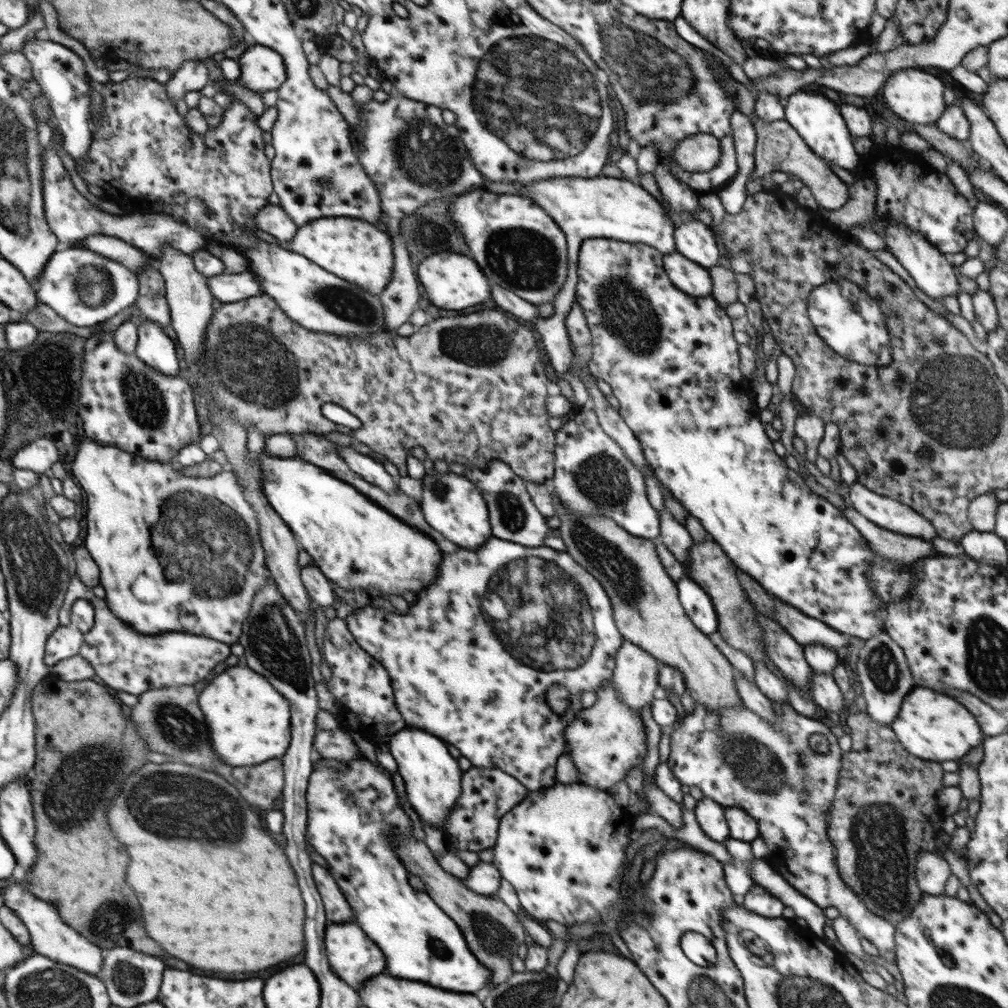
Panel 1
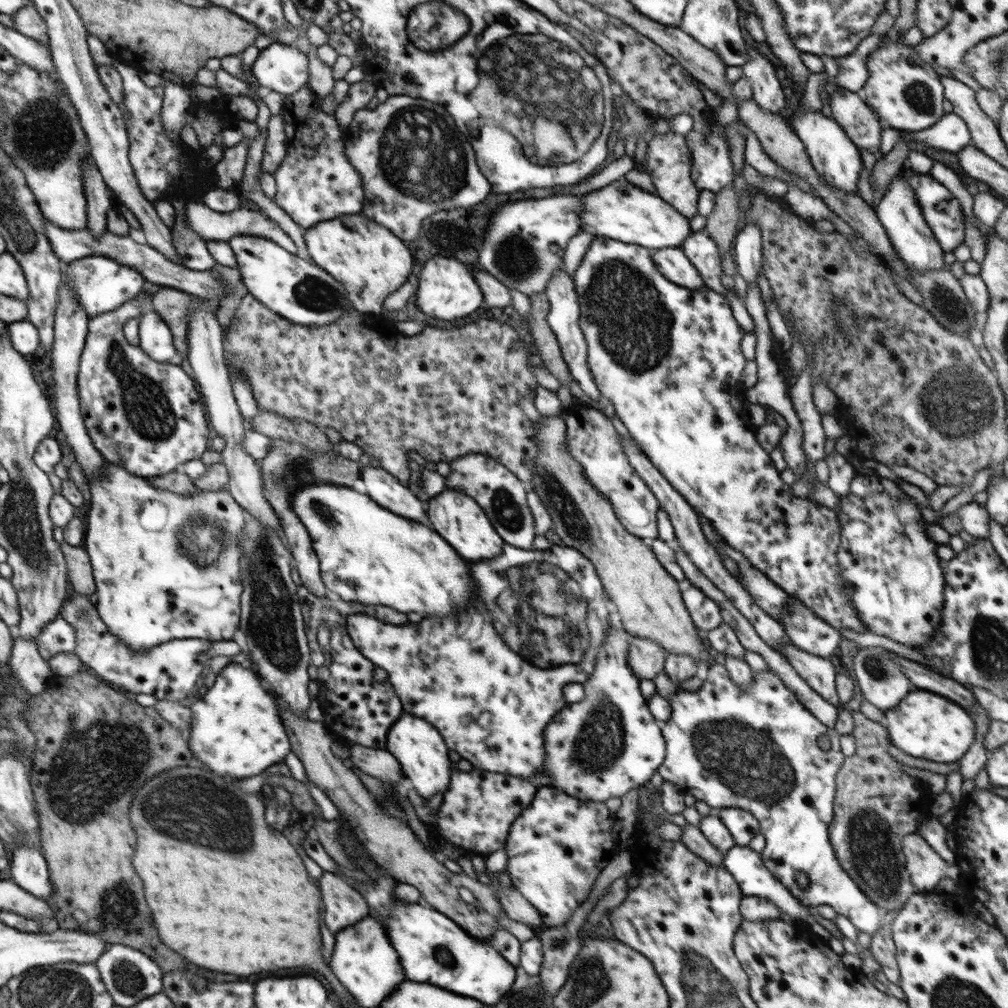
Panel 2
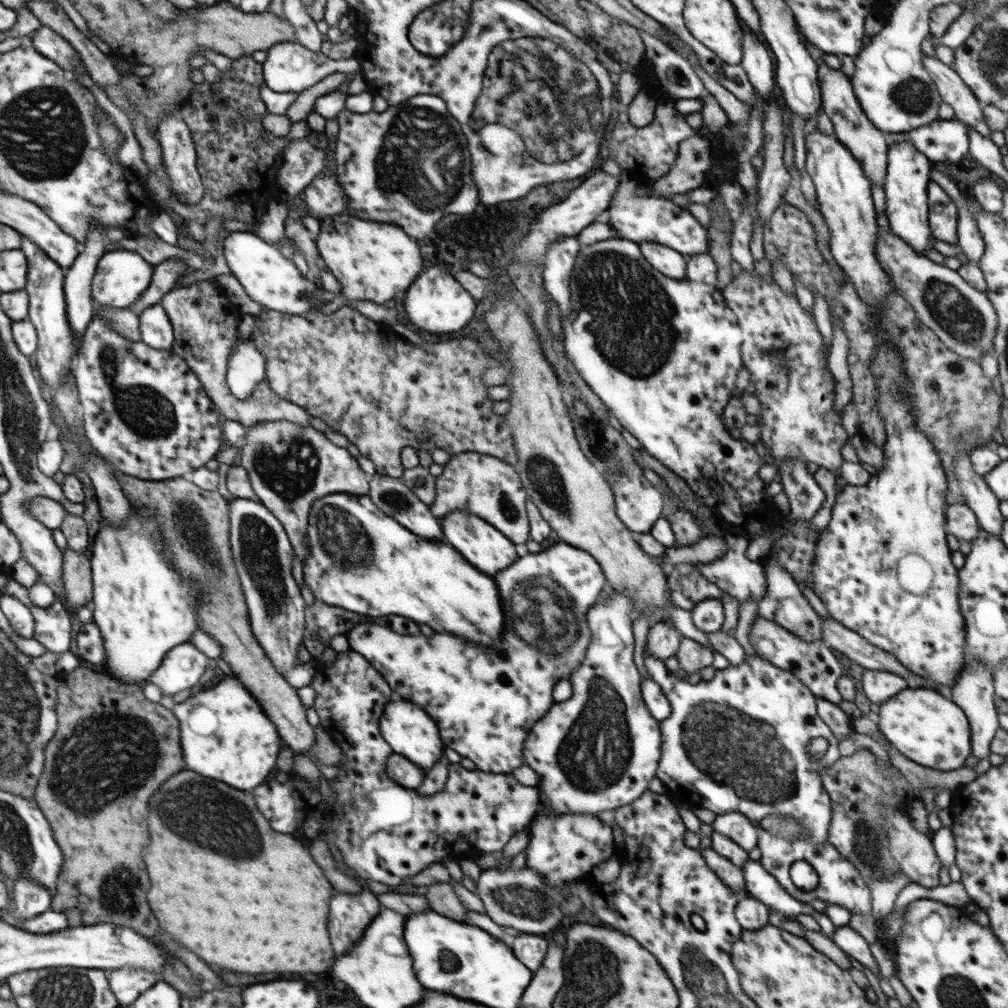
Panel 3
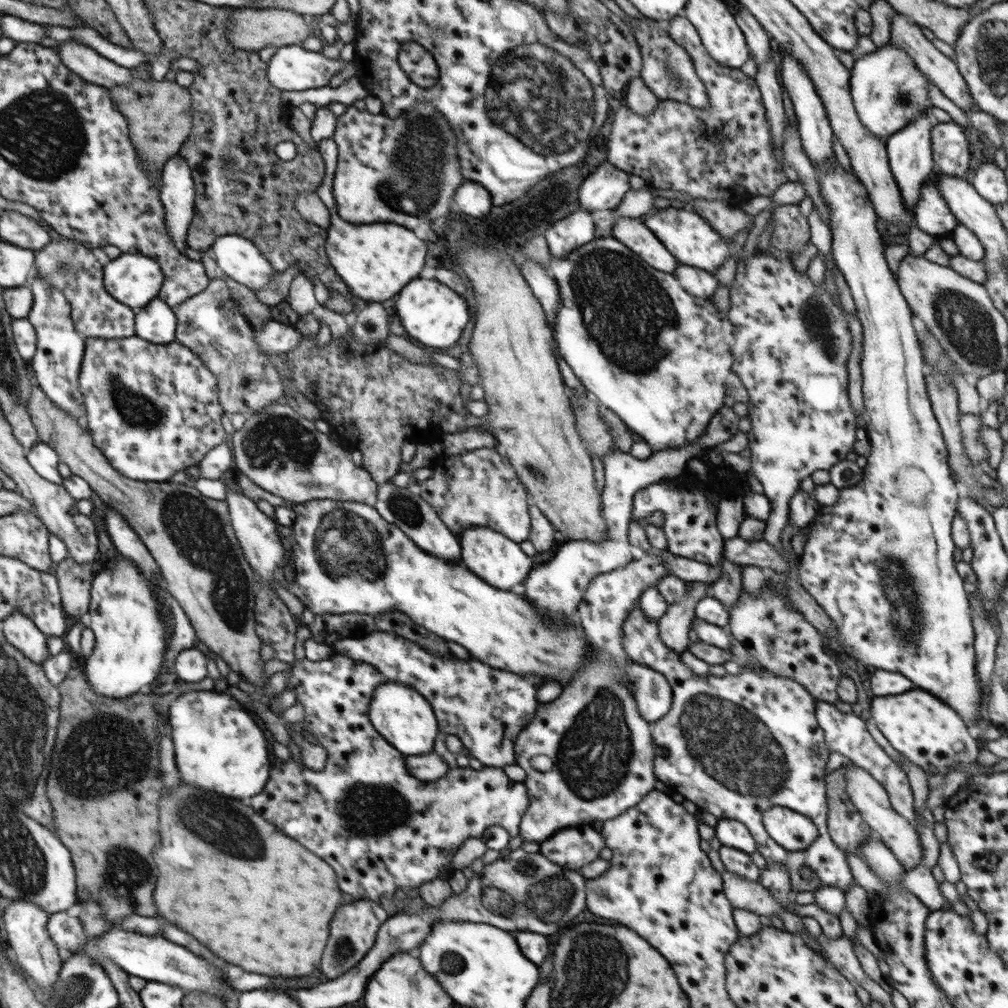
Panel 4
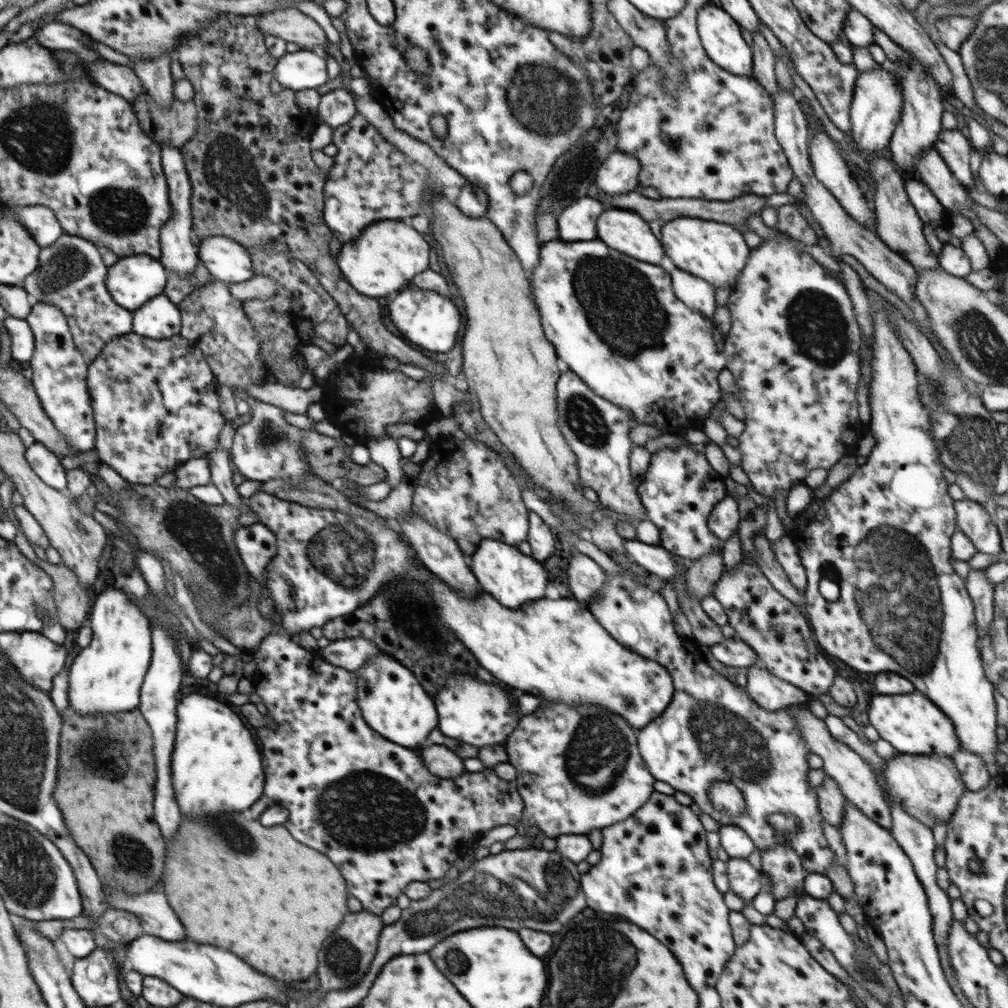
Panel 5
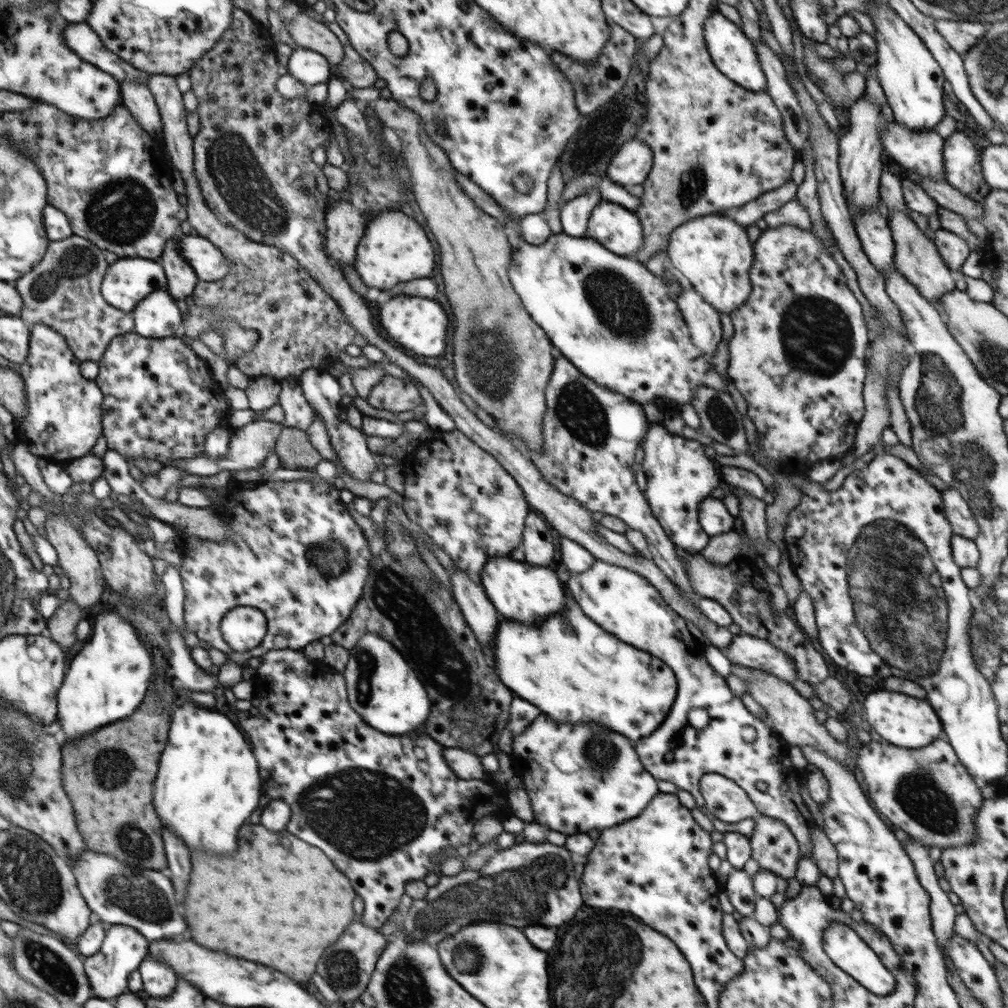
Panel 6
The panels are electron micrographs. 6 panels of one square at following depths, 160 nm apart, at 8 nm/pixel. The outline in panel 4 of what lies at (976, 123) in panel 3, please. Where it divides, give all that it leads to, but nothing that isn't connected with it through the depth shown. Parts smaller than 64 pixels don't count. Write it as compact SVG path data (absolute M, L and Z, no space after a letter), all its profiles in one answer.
M898 13L892 16L890 28L893 43L897 44L898 48L907 52L907 55L915 62L915 65L926 76L930 83L937 86L940 92L952 100L961 110L978 110L977 106L973 106L973 97L969 93L967 82L960 74L956 62L936 49L931 40L926 39L920 25L910 22L904 15Z

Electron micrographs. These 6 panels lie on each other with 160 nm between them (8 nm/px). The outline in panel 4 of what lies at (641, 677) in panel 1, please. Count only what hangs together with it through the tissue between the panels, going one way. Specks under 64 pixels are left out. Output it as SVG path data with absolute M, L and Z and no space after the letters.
M689 582L685 597L669 605L657 620L661 639L667 647L679 653L688 649L691 643L688 631L696 618L696 605L707 596L709 585L705 582Z

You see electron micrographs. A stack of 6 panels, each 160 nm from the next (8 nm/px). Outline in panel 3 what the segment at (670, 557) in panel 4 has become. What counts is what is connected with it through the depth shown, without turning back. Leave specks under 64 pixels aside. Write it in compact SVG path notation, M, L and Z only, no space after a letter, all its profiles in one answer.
M736 535L727 538L727 553L709 563L695 563L695 567L710 582L739 602L760 602L765 595L766 575L762 561L751 561L746 552L750 540Z

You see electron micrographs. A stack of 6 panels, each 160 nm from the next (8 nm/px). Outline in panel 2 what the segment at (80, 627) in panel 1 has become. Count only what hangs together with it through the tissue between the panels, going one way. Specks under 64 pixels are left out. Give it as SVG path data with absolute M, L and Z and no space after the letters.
M60 614L37 636L39 653L48 660L55 654L72 652L76 648L75 628Z

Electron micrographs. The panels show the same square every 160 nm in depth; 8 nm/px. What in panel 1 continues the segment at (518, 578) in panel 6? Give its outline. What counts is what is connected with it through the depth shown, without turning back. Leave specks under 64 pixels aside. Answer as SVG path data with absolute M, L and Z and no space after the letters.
M435 470L432 473L425 474L423 479L422 489L422 501L420 507L425 521L439 534L442 534L444 538L452 540L454 544L462 546L462 548L468 548L468 550L476 550L476 548L482 546L488 538L492 538L491 524L489 519L489 510L486 506L486 501L482 497L481 491L473 483L463 475L456 475L449 472L438 472Z

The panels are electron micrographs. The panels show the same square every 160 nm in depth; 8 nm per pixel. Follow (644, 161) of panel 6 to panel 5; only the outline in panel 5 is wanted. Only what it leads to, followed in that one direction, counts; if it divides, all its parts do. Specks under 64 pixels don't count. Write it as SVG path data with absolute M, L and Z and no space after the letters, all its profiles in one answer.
M614 151L600 165L594 185L603 195L621 195L639 186L641 164L636 157L624 151Z

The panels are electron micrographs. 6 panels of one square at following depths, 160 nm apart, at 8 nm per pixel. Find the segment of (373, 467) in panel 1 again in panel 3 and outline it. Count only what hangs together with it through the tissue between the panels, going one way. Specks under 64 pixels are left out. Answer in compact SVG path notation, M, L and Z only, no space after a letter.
M375 473L370 479L369 493L367 495L370 496L370 501L374 502L378 509L386 513L386 516L391 516L402 524L404 528L410 529L410 532L428 540L445 540L441 520L432 514L430 508L423 504L400 478L392 478L391 476L382 476Z

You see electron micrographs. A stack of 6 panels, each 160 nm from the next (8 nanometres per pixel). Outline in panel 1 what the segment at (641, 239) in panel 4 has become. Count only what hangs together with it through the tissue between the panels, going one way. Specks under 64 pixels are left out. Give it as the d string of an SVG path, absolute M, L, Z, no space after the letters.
M677 251L664 255L663 264L670 281L681 292L695 298L712 296L713 285L709 268L692 263Z

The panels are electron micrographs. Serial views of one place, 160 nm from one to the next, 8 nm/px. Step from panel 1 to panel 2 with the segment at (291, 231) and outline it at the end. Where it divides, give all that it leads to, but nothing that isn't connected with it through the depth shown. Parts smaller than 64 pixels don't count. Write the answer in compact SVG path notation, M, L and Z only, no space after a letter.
M188 202L185 209L186 212L184 216L186 216L186 221L184 221L184 224L186 224L200 240L204 240L204 242L208 242L208 240L230 241L234 236L239 235L260 236L266 240L272 240L275 244L278 244L278 246L290 252L292 255L297 255L298 253L294 240L292 240L286 232L283 232L277 223L270 220L262 210L254 211L244 207L237 208L235 211L222 213L210 209L203 202Z

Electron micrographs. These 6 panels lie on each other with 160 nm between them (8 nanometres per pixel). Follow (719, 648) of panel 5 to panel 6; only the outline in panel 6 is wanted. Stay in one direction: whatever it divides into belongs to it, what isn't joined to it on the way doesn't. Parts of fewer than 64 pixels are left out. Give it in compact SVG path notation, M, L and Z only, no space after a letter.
M742 633L733 635L732 642L723 652L732 663L765 670L787 683L799 678L795 662L769 640Z

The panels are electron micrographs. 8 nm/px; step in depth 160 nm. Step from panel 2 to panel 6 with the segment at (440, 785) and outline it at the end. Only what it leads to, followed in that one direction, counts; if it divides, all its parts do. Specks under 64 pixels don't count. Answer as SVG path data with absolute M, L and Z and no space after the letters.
M368 632L349 648L348 662L342 671L347 686L350 707L374 730L396 736L408 736L426 724L430 715L430 700L414 670L402 654L380 636Z

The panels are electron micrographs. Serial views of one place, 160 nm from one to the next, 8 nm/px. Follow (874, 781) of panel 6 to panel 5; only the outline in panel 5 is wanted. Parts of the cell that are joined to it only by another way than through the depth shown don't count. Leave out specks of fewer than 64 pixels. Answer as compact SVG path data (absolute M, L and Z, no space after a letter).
M897 752L895 755L892 760L885 760L884 776L880 778L887 800L897 802L904 812L930 829L936 822L947 825L957 809L960 797L967 790L954 762L951 758L936 754L911 755Z

